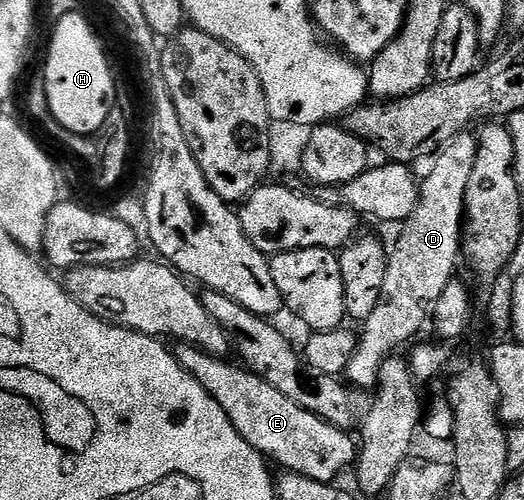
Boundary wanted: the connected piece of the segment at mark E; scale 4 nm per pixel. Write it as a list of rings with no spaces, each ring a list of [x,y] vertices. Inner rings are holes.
[[[177,344],[174,352],[188,376],[198,379],[198,383],[206,387],[206,391],[218,403],[218,407],[226,411],[226,419],[230,419],[234,431],[238,431],[238,435],[242,435],[242,439],[246,439],[246,443],[258,450],[269,462],[277,461],[282,467],[281,470],[297,473],[306,479],[332,483],[348,464],[349,468],[357,460],[358,445],[351,432],[334,427],[326,419],[298,407],[294,399],[286,399],[286,395],[282,395],[282,391],[278,391],[278,387],[274,387],[261,374],[252,372],[240,363],[231,365],[231,360],[204,353],[200,349],[195,349],[193,345]]]

